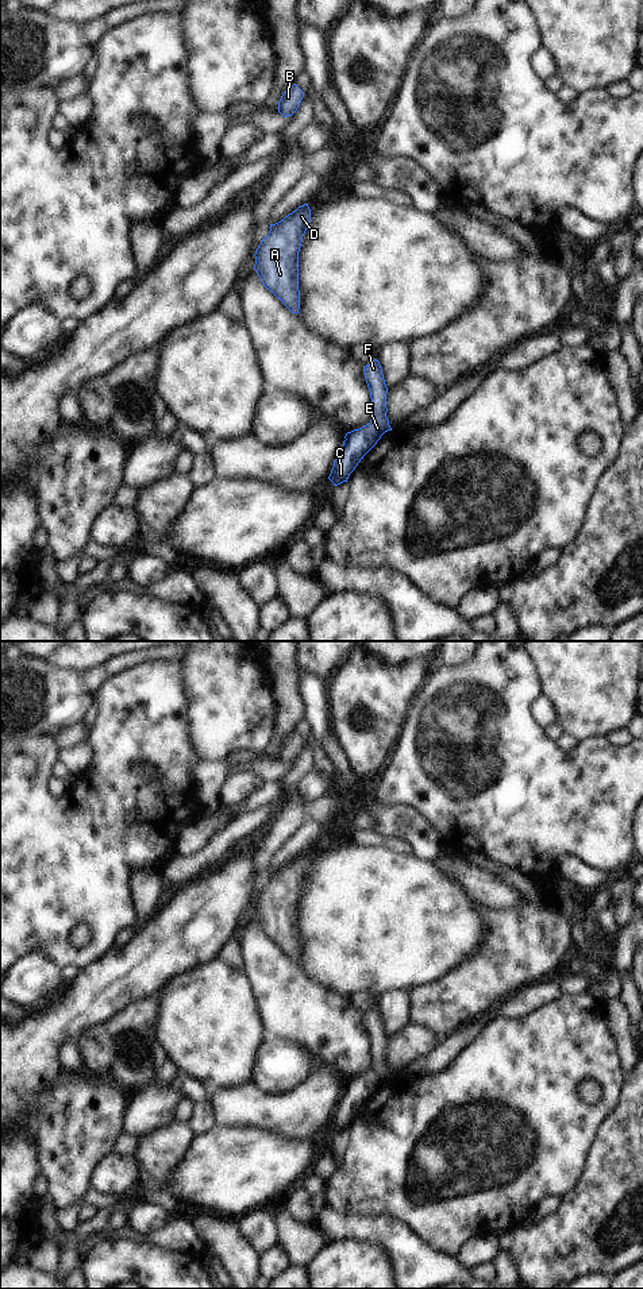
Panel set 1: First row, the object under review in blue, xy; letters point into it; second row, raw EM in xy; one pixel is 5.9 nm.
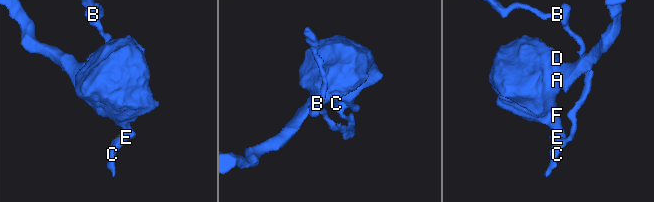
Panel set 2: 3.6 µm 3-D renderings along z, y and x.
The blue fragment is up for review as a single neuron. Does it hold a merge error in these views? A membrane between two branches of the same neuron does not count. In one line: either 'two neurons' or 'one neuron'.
one neuron

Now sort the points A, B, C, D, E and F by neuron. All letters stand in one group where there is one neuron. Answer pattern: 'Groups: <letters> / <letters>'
Groups: A B C D E F

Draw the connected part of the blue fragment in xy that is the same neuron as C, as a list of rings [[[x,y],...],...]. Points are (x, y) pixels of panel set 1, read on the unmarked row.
[[[374,1007],[370,1012],[363,1014],[363,1020],[371,1046],[371,1068],[362,1076],[346,1081],[346,1088],[334,1108],[334,1115],[328,1124],[334,1134],[347,1130],[350,1122],[381,1084],[392,1078],[386,1065],[388,1035],[380,1010]]]

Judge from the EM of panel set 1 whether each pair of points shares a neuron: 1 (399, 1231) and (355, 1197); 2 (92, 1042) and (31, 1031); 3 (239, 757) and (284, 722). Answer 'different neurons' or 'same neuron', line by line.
1: different neurons
2: different neurons
3: same neuron

